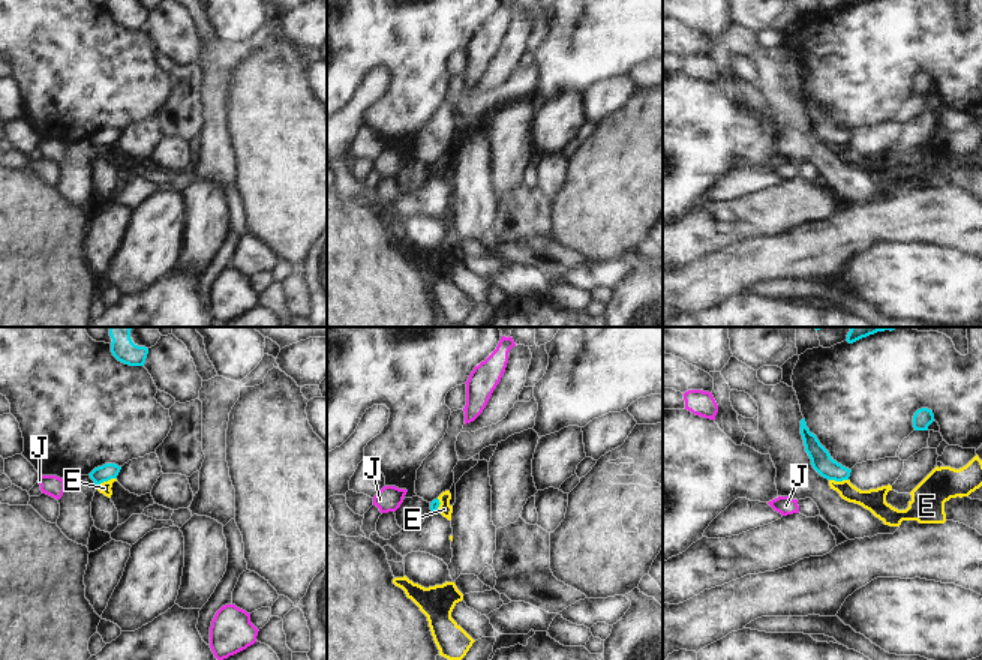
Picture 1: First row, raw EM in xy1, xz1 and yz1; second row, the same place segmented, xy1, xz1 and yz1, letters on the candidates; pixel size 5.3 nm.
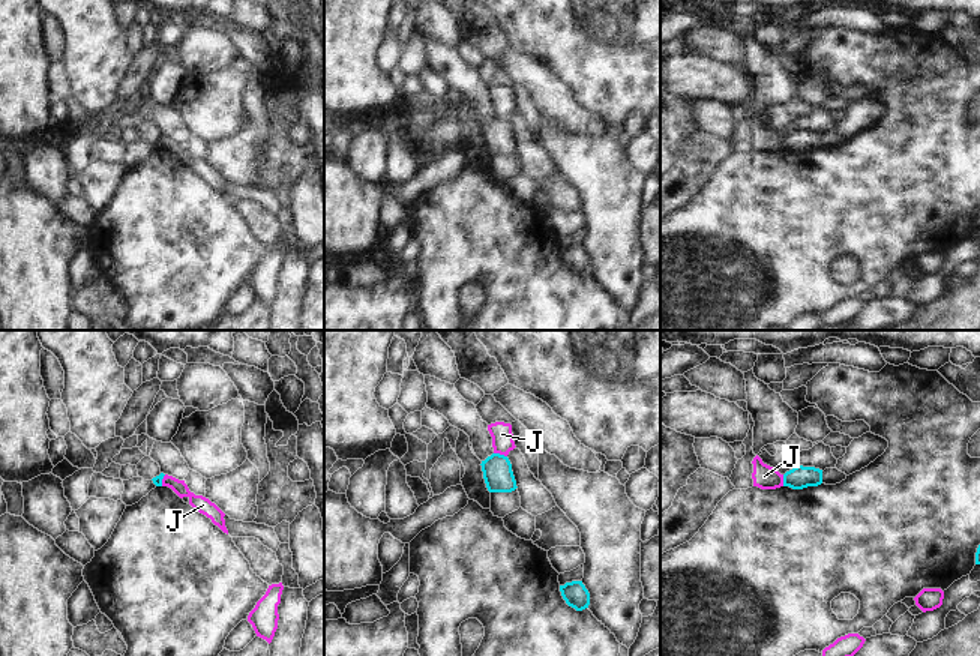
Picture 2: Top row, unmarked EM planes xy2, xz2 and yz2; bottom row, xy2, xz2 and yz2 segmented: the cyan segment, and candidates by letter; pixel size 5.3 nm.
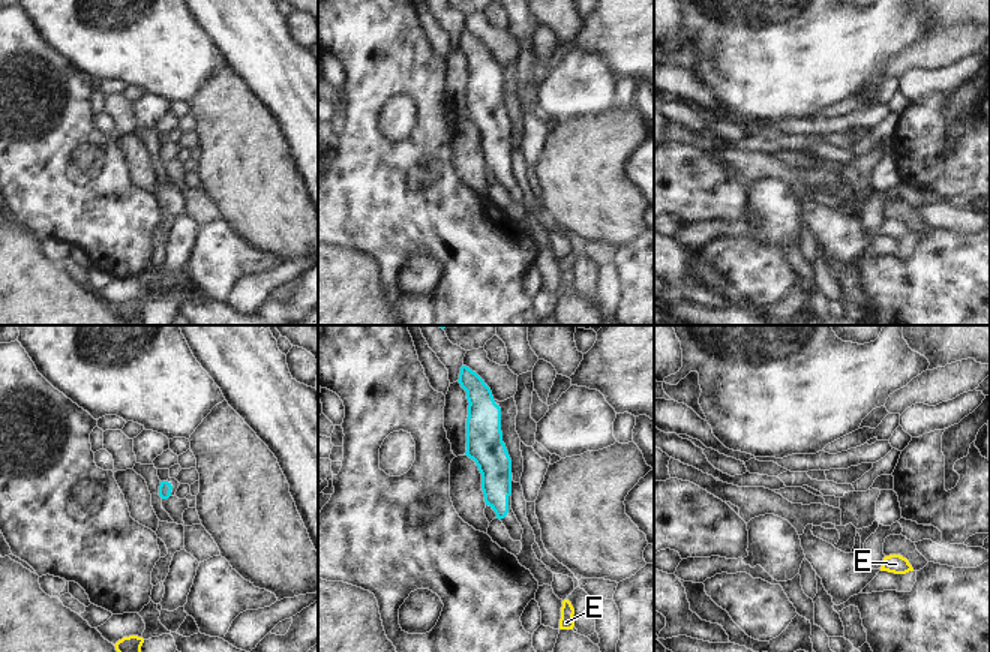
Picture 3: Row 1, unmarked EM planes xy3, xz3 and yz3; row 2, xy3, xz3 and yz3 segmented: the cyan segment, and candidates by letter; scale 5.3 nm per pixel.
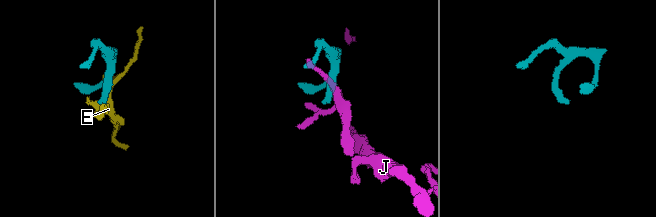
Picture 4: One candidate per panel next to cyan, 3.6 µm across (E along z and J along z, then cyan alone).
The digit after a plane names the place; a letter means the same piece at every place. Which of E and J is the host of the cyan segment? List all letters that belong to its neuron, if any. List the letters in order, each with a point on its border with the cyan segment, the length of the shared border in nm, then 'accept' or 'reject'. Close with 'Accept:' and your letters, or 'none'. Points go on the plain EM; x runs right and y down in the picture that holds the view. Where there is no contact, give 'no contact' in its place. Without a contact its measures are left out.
E: contact xy1 (105, 144); length 120 nm; reject
J: contact xz2 (499, 117); length 80 nm; reject
Accept: none

